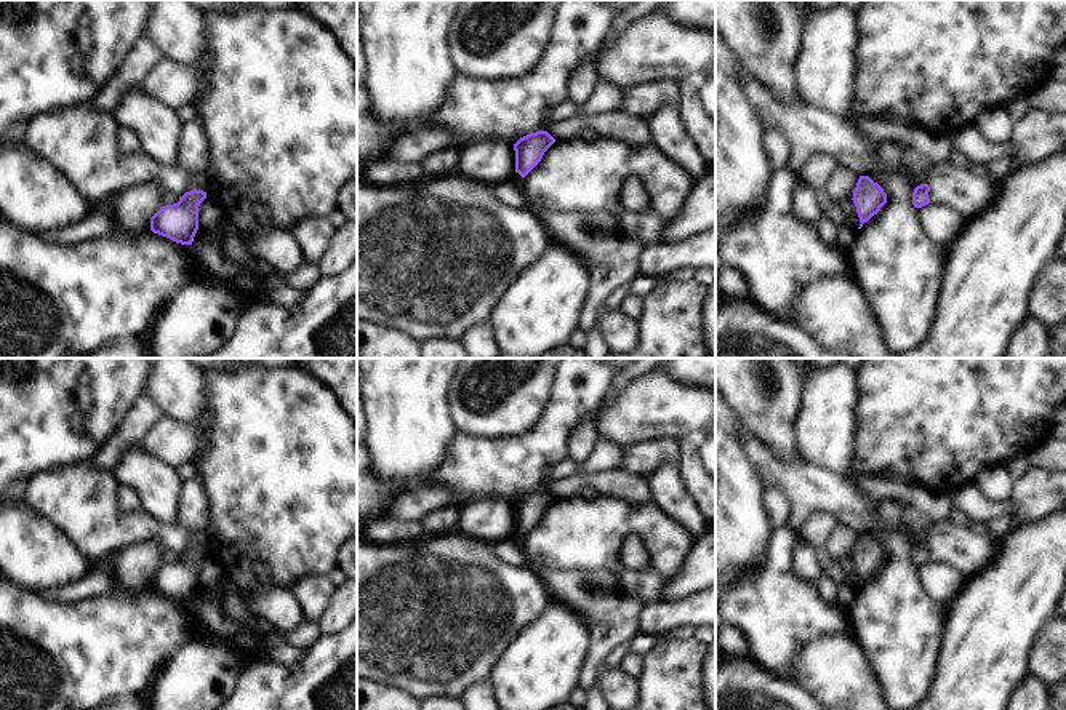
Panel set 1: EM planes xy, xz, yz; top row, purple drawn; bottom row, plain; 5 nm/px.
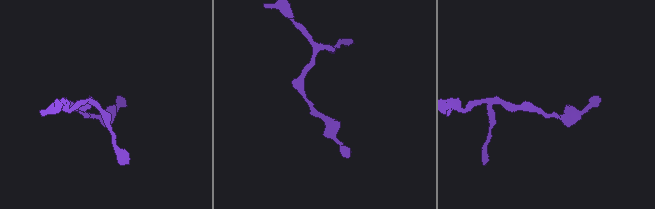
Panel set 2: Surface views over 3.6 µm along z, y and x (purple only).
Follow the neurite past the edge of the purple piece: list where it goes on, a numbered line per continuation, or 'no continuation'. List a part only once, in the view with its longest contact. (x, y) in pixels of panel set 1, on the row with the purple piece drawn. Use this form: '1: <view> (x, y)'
no continuation

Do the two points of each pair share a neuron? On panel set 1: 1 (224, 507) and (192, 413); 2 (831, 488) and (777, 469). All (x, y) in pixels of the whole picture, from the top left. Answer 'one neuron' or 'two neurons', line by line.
1: two neurons
2: one neuron

